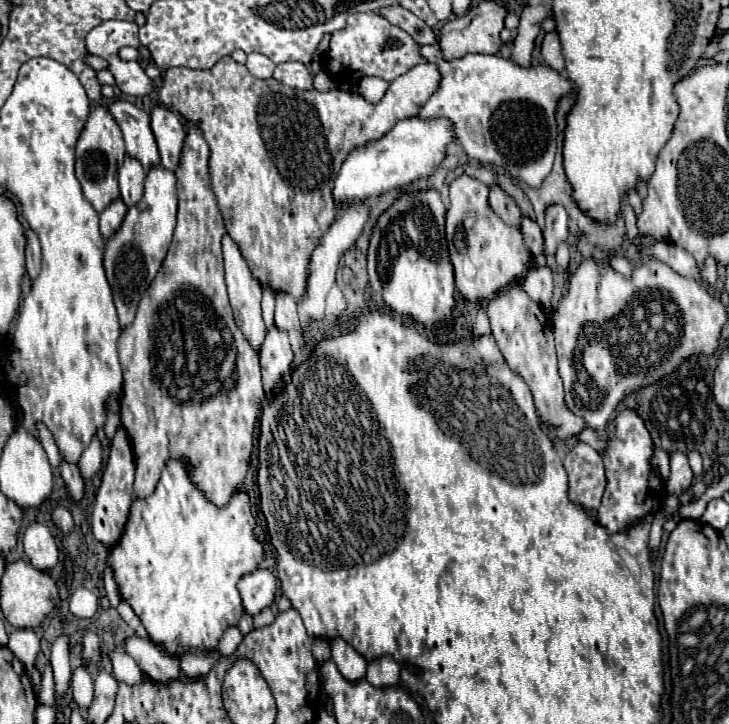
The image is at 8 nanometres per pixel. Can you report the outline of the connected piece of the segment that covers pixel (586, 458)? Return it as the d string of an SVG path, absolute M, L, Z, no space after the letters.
M579 442L563 462L569 476L569 500L587 512L595 512L601 504L605 486L603 462L599 452Z

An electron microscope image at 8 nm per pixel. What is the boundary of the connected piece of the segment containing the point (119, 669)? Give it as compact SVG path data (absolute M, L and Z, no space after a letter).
M115 648L111 660L113 660L113 676L117 678L117 682L139 684L149 680L149 676L141 670L141 666L123 648Z

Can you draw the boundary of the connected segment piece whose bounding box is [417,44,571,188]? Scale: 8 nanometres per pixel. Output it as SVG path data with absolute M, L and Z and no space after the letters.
M417 44L419 54L431 62L435 62L443 74L439 90L421 106L419 118L447 118L453 124L455 142L465 150L465 154L481 164L493 164L507 170L513 178L527 182L531 188L539 188L545 176L549 176L555 150L557 150L557 124L555 124L555 104L565 94L571 92L571 82L559 76L549 66L531 66L523 68L511 60L499 56L483 56L483 54L467 54L459 60L443 60L439 48L429 44Z

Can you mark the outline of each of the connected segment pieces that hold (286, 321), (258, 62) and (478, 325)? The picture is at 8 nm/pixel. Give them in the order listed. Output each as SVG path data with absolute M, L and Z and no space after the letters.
M283 292L275 294L275 326L281 330L299 330L299 316L297 316L297 302Z
M249 54L247 56L247 70L257 76L257 78L271 78L273 70L275 70L275 62L271 62L267 56L263 54Z
M479 308L473 334L475 334L475 336L481 336L481 334L489 334L489 332L491 332L491 330L489 330L489 320L487 320L487 314L485 314L485 308Z

